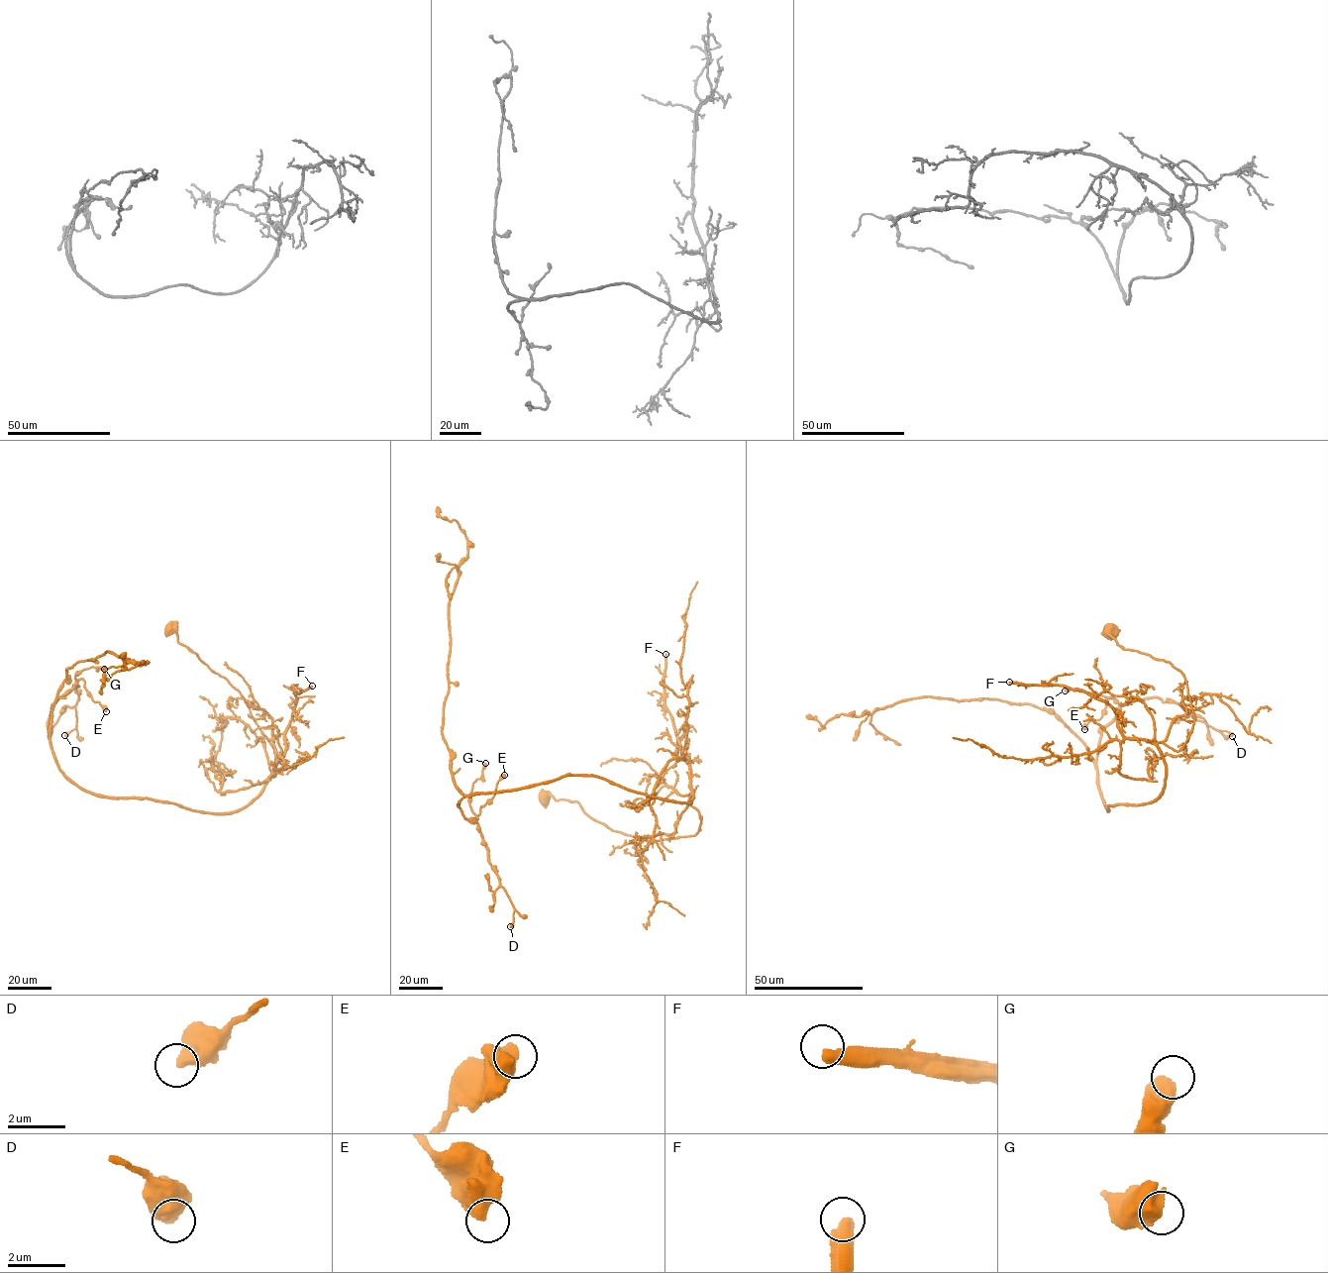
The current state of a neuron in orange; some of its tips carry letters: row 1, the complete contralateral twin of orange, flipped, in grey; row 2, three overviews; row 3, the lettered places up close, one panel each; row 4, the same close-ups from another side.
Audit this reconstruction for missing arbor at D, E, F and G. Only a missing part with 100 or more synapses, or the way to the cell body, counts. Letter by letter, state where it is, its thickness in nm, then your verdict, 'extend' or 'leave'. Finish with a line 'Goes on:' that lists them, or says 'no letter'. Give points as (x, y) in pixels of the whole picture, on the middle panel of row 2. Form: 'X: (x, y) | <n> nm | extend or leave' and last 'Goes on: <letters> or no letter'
D: (510, 926) | 550 nm | leave
E: (504, 775) | 600 nm | leave
F: (665, 654) | 480 nm | extend
G: (485, 763) | 700 nm | leave
Goes on: F

